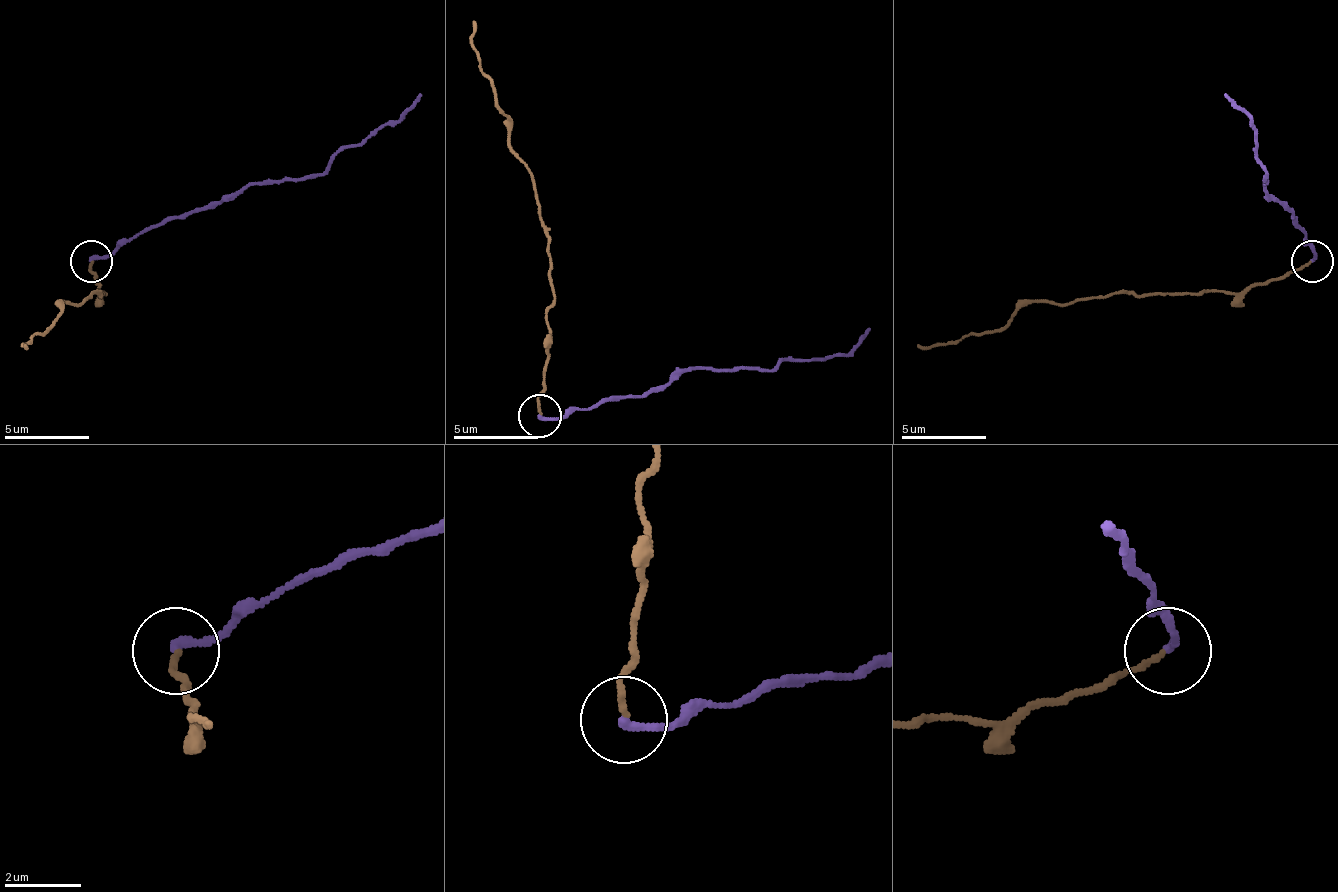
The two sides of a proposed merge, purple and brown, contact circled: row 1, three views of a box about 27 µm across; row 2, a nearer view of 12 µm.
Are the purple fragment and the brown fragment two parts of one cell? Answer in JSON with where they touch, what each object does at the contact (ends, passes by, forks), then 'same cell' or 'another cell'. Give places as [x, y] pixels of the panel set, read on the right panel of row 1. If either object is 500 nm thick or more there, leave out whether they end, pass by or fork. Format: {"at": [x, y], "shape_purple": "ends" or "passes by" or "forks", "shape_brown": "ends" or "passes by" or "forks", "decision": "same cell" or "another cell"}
{"at": [1312, 261], "shape_purple": "ends", "shape_brown": "ends", "decision": "another cell"}

